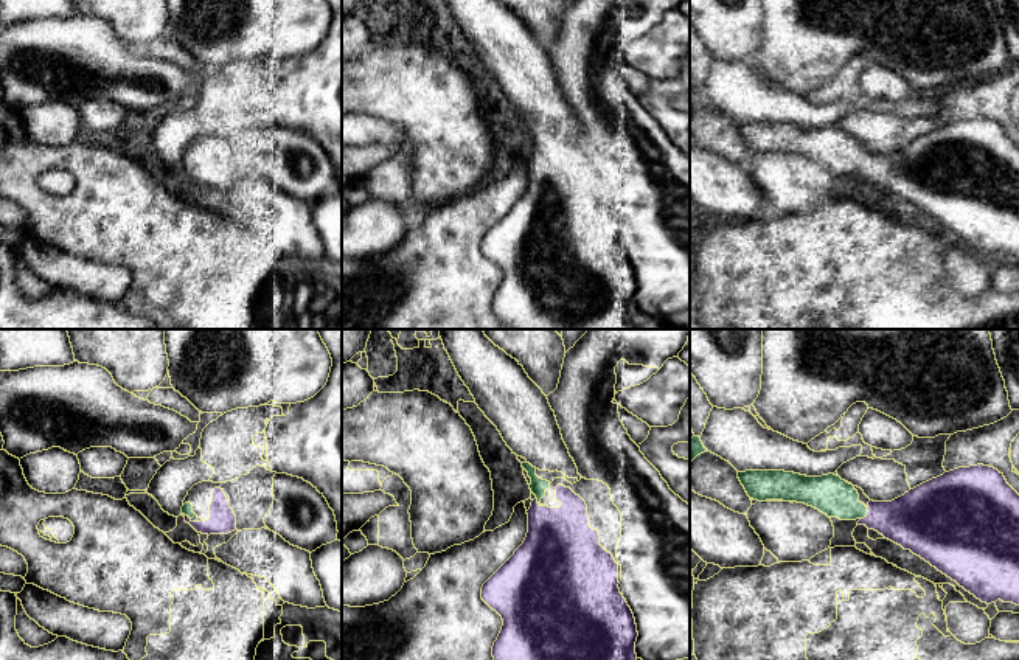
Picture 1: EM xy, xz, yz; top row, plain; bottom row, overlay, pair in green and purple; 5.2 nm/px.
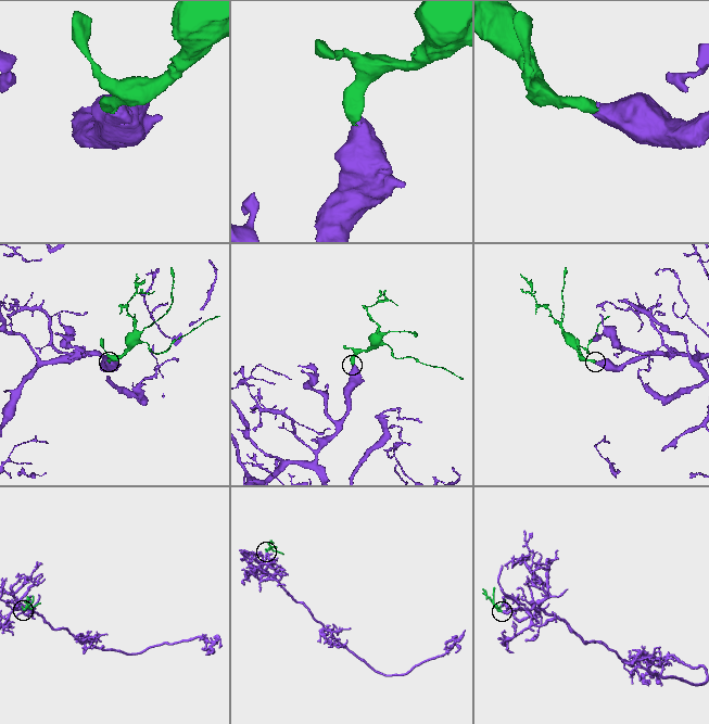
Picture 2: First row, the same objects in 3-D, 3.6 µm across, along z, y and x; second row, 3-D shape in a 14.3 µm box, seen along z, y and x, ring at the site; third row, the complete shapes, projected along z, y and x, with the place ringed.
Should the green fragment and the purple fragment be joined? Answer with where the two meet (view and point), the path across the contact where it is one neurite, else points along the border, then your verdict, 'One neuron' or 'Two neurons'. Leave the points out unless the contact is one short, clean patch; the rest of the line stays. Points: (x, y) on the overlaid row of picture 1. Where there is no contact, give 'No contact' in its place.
Touches green at yz (865, 514). Path across: yz (830, 494), (848, 508), (865, 514), (912, 521). One neuron

